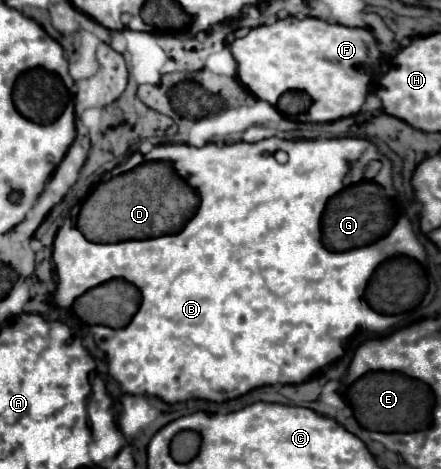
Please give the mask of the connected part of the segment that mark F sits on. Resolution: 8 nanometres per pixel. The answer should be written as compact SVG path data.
M286 18L276 20L274 24L262 24L252 28L246 36L234 38L230 42L230 52L238 66L240 84L258 100L276 104L278 98L288 90L306 92L312 98L310 108L296 116L300 122L332 122L350 114L356 114L368 96L368 84L372 78L372 66L382 58L374 36L366 28L348 28L340 24L328 24L318 18Z

